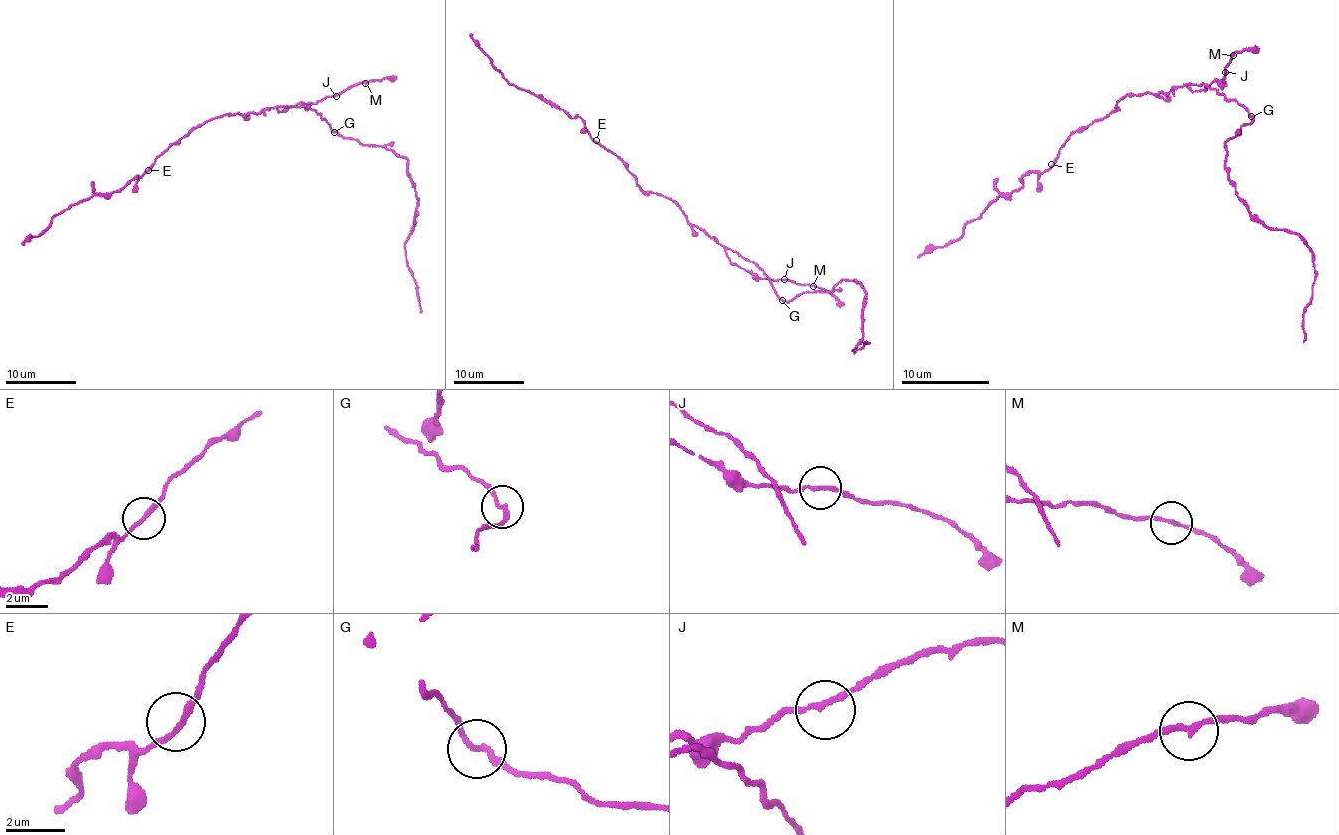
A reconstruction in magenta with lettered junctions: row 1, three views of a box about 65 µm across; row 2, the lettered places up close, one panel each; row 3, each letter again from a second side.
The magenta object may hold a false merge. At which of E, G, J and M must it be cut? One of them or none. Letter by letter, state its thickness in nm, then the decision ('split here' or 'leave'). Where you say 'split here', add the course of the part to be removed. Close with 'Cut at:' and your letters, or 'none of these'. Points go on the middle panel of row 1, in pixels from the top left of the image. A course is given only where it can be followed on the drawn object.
E: calibre 190 nm; leave
G: calibre 180 nm; leave
J: calibre 190 nm; leave
M: calibre 190 nm; leave
Cut at: none of these

